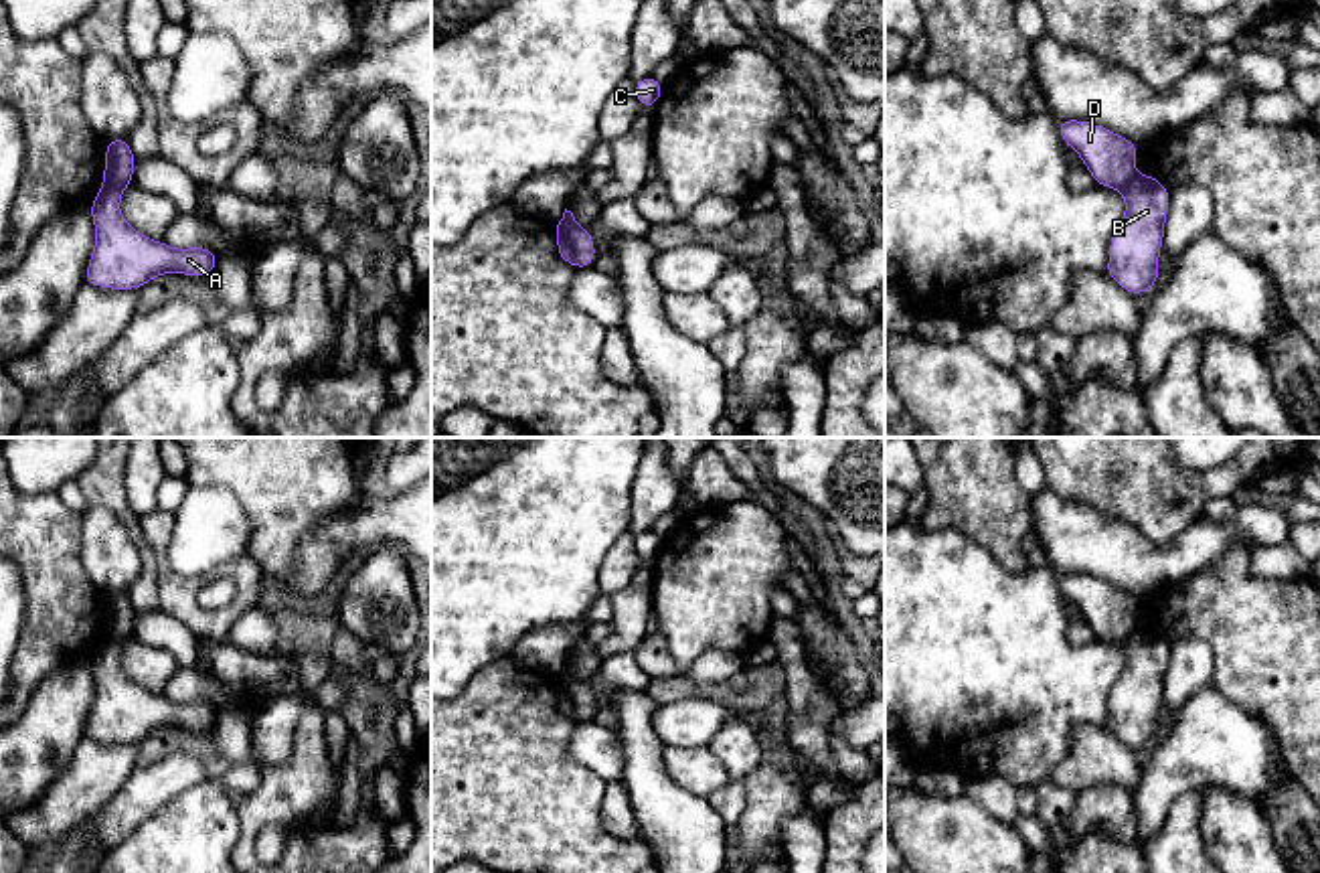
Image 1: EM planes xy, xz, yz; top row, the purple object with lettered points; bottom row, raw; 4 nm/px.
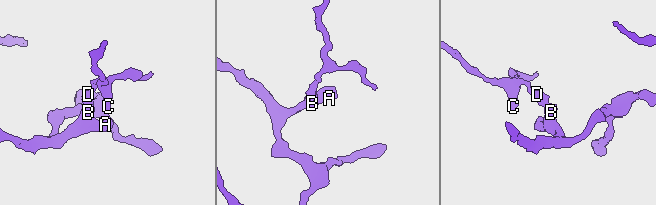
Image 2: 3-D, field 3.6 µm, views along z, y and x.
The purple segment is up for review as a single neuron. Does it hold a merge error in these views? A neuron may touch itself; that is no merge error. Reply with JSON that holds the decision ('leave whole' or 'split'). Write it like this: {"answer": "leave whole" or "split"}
{"answer": "split"}

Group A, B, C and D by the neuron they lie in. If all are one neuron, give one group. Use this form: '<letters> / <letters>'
A B / C D

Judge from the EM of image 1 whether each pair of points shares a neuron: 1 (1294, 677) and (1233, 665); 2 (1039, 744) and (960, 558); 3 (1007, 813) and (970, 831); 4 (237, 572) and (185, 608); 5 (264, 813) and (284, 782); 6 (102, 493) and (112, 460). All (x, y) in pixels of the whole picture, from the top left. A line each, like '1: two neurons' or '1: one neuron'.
1: one neuron
2: one neuron
3: two neurons
4: one neuron
5: one neuron
6: one neuron

